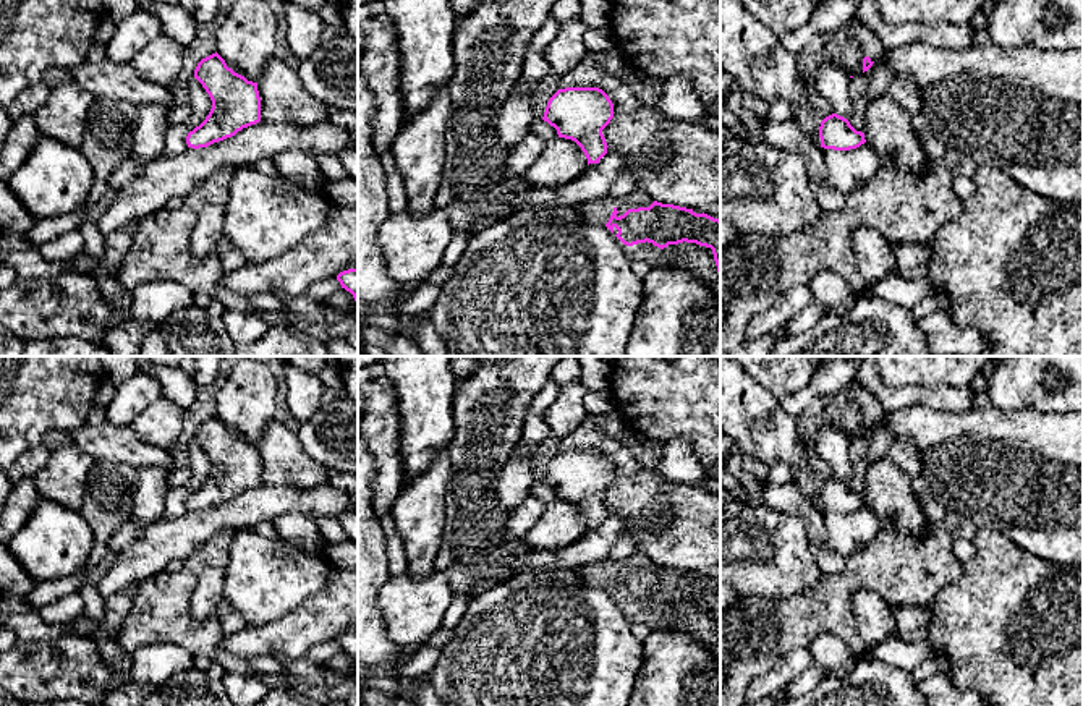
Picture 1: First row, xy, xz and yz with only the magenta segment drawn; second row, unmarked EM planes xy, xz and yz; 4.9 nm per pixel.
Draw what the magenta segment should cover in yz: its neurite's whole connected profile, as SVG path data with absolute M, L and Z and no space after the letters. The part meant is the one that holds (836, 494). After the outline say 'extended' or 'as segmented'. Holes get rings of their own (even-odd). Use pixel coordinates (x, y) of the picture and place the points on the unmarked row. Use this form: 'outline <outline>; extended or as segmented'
outline M837 476L826 479L819 489L821 510L834 513L856 512L866 505L864 495L856 494L850 484Z; as segmented

